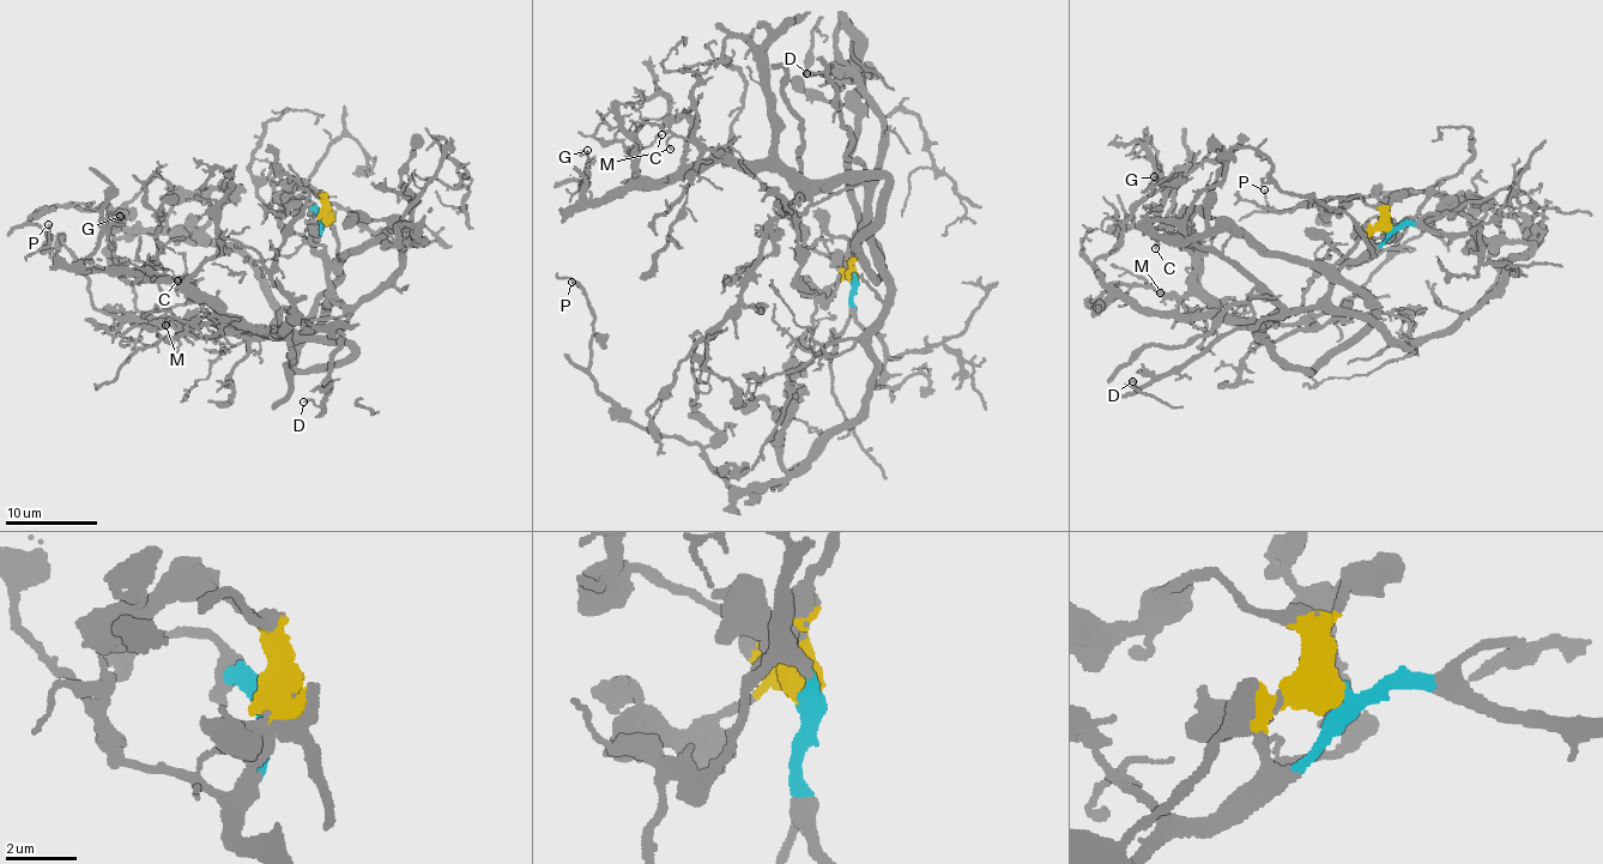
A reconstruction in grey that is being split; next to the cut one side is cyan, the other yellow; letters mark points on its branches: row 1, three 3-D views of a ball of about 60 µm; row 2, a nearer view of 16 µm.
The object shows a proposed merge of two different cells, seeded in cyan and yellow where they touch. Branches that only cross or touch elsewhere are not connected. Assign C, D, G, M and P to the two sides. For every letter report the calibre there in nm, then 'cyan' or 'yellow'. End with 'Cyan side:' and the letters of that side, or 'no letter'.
C: 150 nm thick; yellow
D: 200 nm thick; cyan
G: 110 nm thick; yellow
M: 100 nm thick; yellow
P: 140 nm thick; cyan
Cyan side: D, P

